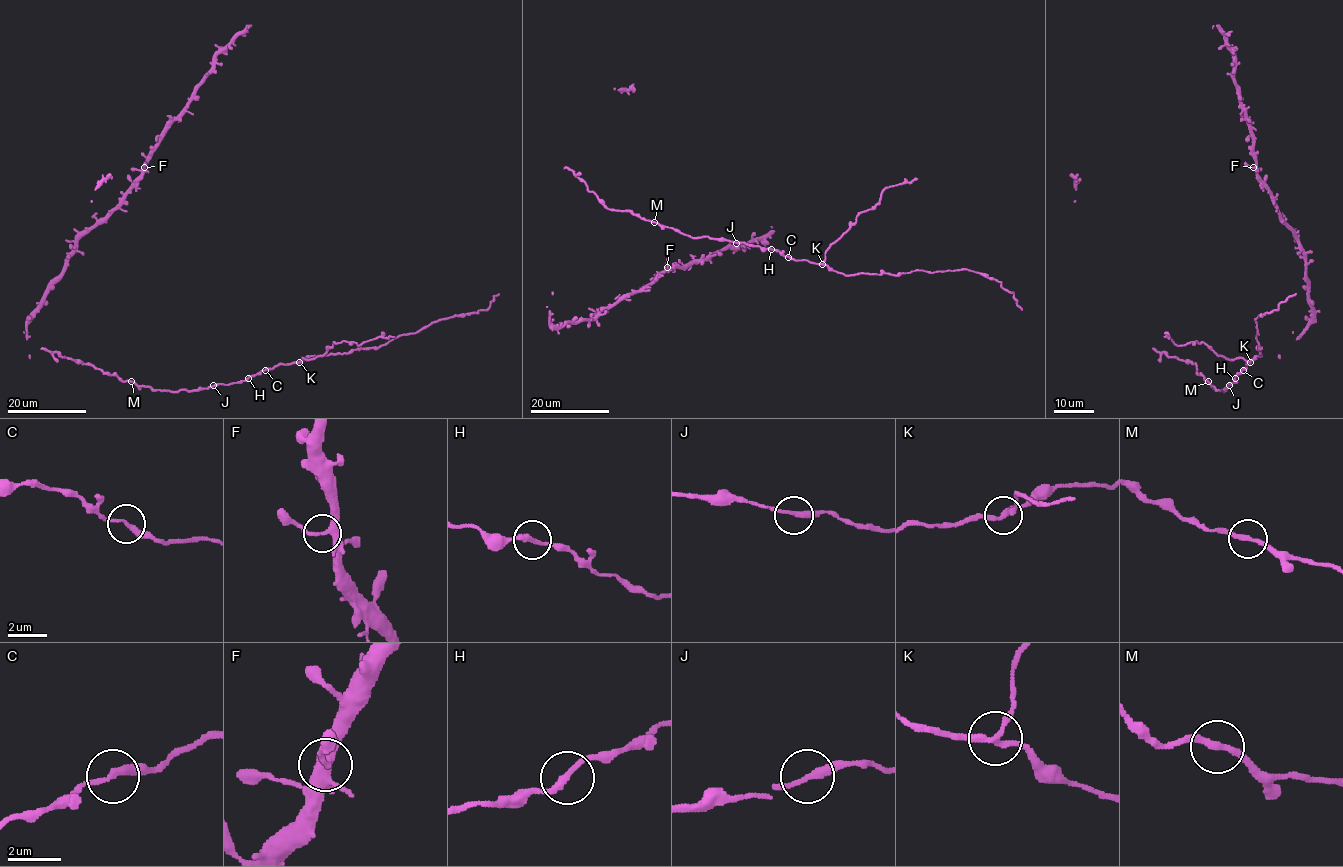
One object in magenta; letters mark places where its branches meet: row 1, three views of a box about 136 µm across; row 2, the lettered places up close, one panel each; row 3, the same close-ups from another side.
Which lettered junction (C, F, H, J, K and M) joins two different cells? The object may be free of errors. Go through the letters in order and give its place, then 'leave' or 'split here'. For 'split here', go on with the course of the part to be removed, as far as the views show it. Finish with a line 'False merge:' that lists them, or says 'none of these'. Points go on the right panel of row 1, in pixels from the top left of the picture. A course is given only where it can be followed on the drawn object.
C: at (1243, 370); leave
F: at (1253, 167); leave
H: at (1235, 378); leave
J: at (1229, 385); leave
K: at (1250, 362); split here; foreign part runs (1250, 362), (1218, 356), (1202, 342), (1176, 345), (1170, 337), (1165, 337)
M: at (1208, 381); leave
False merge: K

